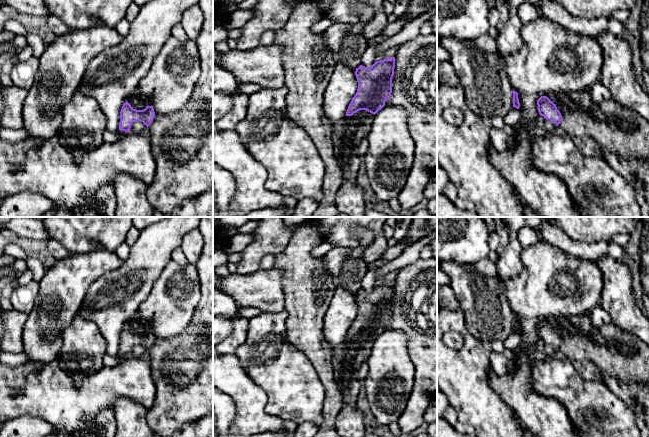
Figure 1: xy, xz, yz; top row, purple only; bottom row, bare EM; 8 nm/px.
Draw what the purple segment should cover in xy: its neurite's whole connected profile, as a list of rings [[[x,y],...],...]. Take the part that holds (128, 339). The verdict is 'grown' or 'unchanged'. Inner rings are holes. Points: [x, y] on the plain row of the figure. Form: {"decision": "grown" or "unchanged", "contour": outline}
{"decision": "grown", "contour": [[[137,312],[125,323],[120,335],[119,354],[129,356],[135,345],[143,346],[148,351],[154,341],[151,324]]]}

